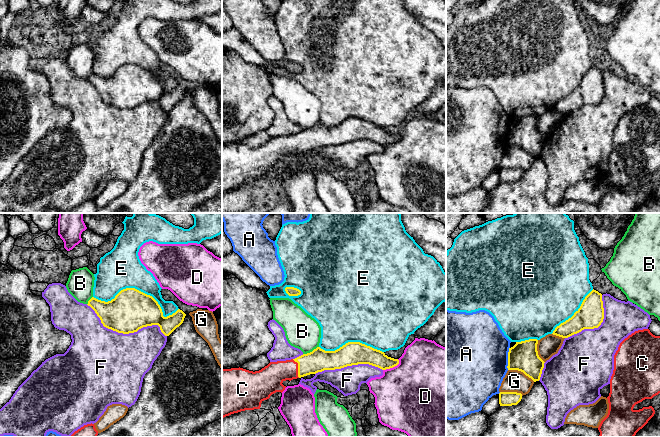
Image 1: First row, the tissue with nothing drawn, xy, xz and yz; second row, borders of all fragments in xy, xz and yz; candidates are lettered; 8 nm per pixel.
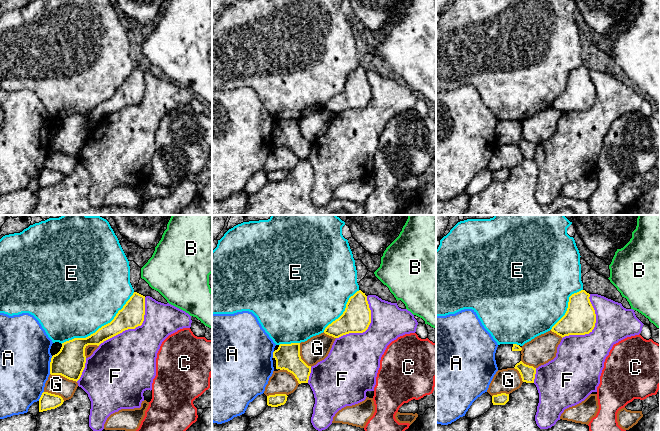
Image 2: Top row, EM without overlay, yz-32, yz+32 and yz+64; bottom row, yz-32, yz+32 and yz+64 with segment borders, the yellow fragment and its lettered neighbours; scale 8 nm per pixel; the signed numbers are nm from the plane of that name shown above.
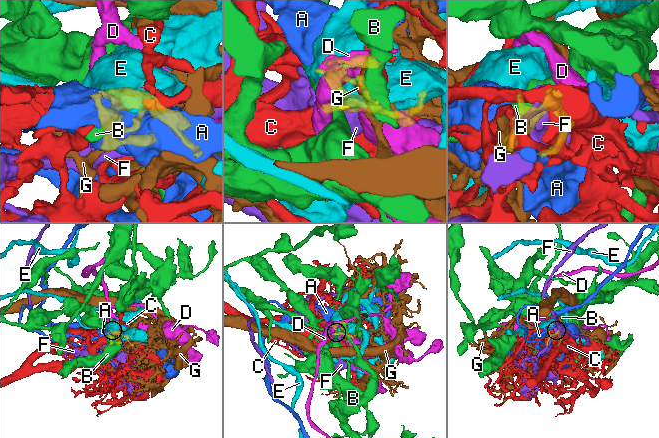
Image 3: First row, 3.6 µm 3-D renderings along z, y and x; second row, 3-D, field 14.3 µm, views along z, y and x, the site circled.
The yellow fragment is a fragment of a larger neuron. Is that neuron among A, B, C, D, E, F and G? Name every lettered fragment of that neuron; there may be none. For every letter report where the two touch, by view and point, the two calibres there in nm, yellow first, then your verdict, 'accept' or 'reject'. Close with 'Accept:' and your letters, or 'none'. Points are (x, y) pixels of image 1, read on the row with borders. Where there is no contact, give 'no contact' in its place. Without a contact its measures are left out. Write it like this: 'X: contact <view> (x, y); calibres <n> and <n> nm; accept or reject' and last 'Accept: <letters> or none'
A: contact yz (508, 358); calibres 240 and 500 nm; reject
B: contact xz (310, 352); calibres 180 and 280 nm; reject
C: contact xz (298, 368); calibres 180 and 220 nm; accept
D: contact xz (392, 367); calibres 150 and 500 nm; reject
E: contact xy (138, 290); calibres 320 and 320 nm; reject
F: contact xy (125, 333); calibres 320 and 480 nm; reject
G: contact yz (521, 371); calibres 240 and 180 nm; reject
Accept: C

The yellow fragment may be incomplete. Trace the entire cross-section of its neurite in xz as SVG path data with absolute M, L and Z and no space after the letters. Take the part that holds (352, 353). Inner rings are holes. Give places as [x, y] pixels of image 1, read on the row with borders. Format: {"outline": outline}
{"outline": "M348 342L335 351L325 351L317 347L312 352L295 359L270 362L259 371L243 368L222 368L222 418L245 410L260 409L261 403L276 392L286 388L282 383L286 380L301 378L324 370L341 369L347 366L369 364L382 370L390 369L399 364L398 359L388 357L384 352L360 342Z"}

